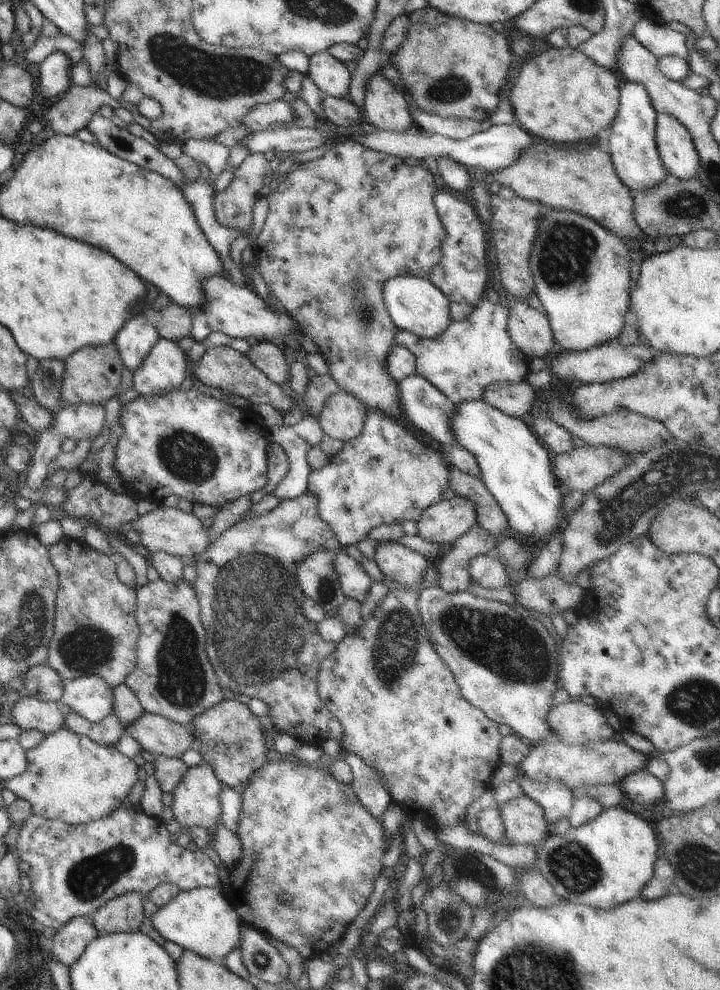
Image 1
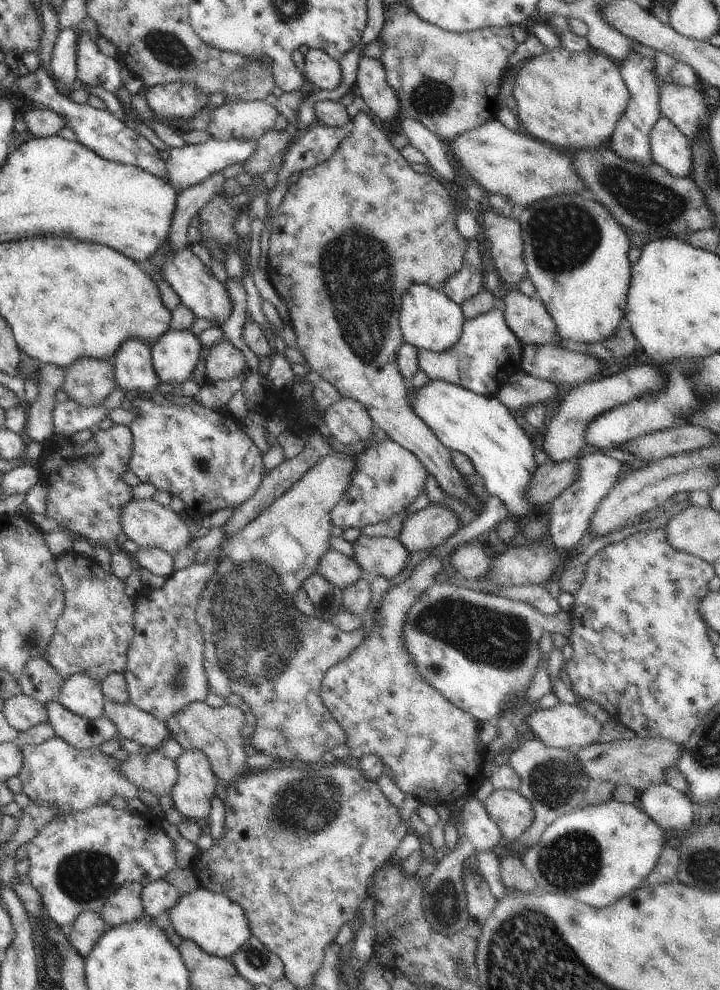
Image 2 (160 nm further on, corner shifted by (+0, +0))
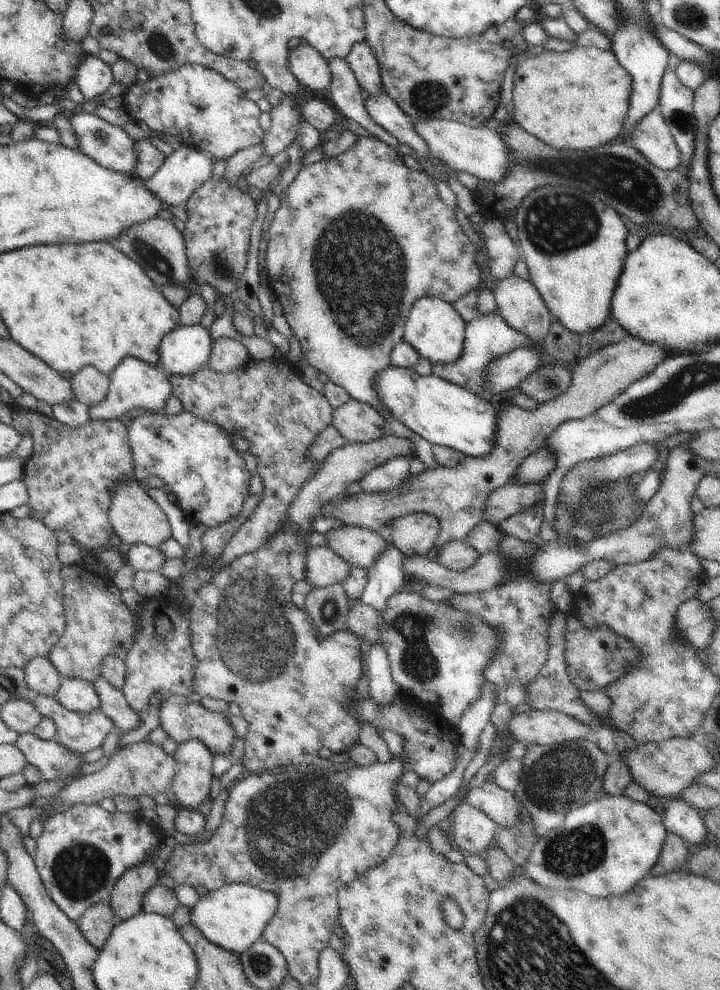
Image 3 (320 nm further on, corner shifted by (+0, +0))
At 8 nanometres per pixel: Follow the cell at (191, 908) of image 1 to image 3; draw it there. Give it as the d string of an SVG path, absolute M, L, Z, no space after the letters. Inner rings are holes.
M230 883L210 892L201 892L201 898L191 910L191 923L198 927L210 942L240 955L261 938L268 921L277 911L277 896L270 891L248 883Z

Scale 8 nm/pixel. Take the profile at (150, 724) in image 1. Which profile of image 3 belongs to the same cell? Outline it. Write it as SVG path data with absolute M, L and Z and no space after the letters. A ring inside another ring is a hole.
M100 676L93 680L92 686L98 693L100 708L114 721L117 732L126 732L142 723L139 714L129 707L122 689L113 687L108 680Z

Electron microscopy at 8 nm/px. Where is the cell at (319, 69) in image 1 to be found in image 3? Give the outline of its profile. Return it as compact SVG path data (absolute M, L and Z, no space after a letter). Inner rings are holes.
M300 44L289 51L289 67L300 84L310 90L326 90L330 86L328 61L310 45Z

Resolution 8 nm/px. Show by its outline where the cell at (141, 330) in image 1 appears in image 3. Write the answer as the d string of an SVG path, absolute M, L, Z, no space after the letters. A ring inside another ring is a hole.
M126 357L109 376L109 391L106 398L91 407L92 421L122 419L132 408L145 408L148 412L161 412L173 395L173 386L162 371L154 365L142 362L134 357Z

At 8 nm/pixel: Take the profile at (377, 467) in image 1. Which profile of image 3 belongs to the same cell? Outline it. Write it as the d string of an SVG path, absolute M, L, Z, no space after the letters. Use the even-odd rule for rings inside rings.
M396 457L371 470L361 481L363 491L369 493L386 492L396 488L410 476L406 457Z

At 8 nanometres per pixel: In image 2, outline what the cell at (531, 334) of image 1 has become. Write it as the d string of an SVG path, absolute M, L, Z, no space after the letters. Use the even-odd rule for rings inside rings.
M512 288L500 302L508 328L526 345L550 345L556 325L544 303Z

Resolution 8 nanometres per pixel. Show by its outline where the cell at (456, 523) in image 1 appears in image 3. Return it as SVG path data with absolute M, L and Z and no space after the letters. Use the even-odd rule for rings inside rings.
M412 511L390 524L385 534L404 556L419 557L435 546L440 529L435 516Z

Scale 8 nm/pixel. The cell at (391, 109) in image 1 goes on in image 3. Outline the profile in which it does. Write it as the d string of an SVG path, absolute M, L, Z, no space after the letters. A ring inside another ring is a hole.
M364 40L357 42L350 49L345 61L350 65L358 84L365 95L377 97L384 92L381 84L380 65L370 45Z

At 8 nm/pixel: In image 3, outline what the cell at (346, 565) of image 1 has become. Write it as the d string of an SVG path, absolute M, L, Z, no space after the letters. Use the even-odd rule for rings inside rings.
M326 545L310 547L305 554L305 580L312 588L341 583L351 566Z

